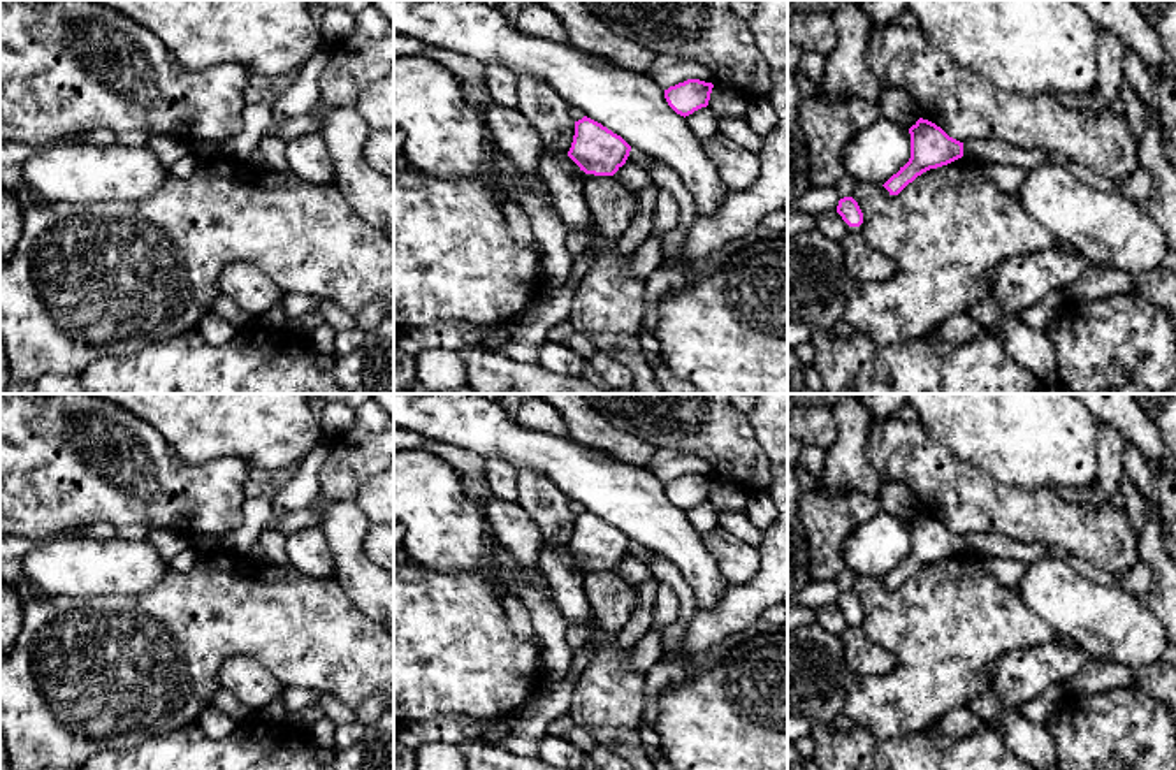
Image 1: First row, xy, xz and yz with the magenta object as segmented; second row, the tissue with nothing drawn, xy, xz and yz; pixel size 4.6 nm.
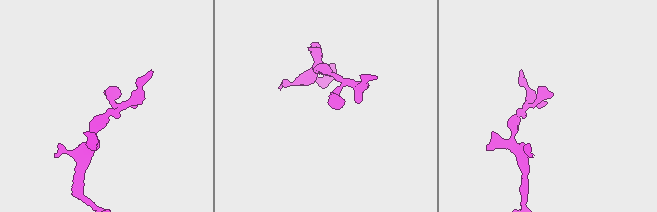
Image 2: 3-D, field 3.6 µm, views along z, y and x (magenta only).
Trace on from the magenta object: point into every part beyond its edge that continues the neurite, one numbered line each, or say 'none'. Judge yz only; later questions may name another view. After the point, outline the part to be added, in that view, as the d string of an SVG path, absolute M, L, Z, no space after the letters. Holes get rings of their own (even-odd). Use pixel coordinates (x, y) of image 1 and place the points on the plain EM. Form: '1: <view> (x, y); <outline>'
none

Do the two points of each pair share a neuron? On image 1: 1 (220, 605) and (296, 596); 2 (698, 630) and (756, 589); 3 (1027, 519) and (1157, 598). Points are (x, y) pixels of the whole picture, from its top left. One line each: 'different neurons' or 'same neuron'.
1: same neuron
2: same neuron
3: different neurons

